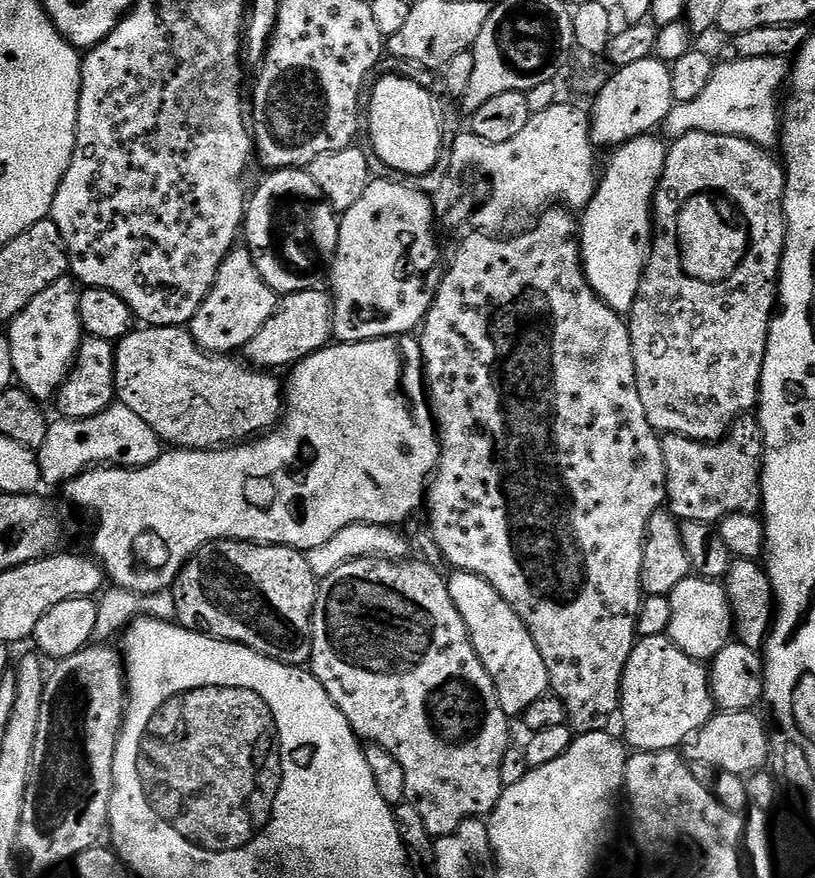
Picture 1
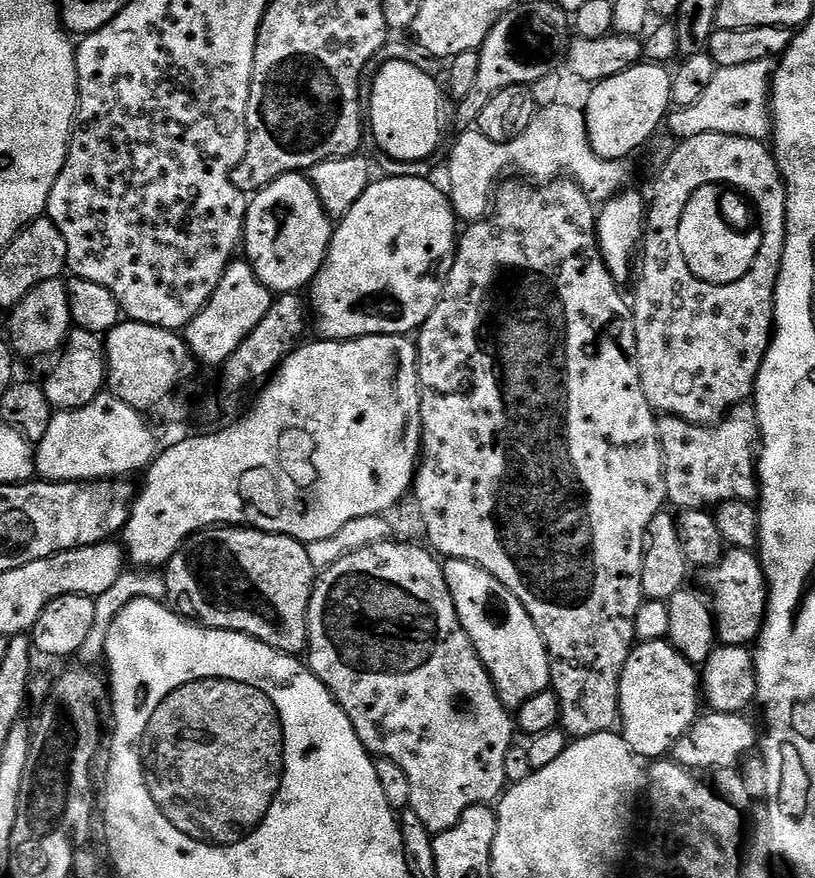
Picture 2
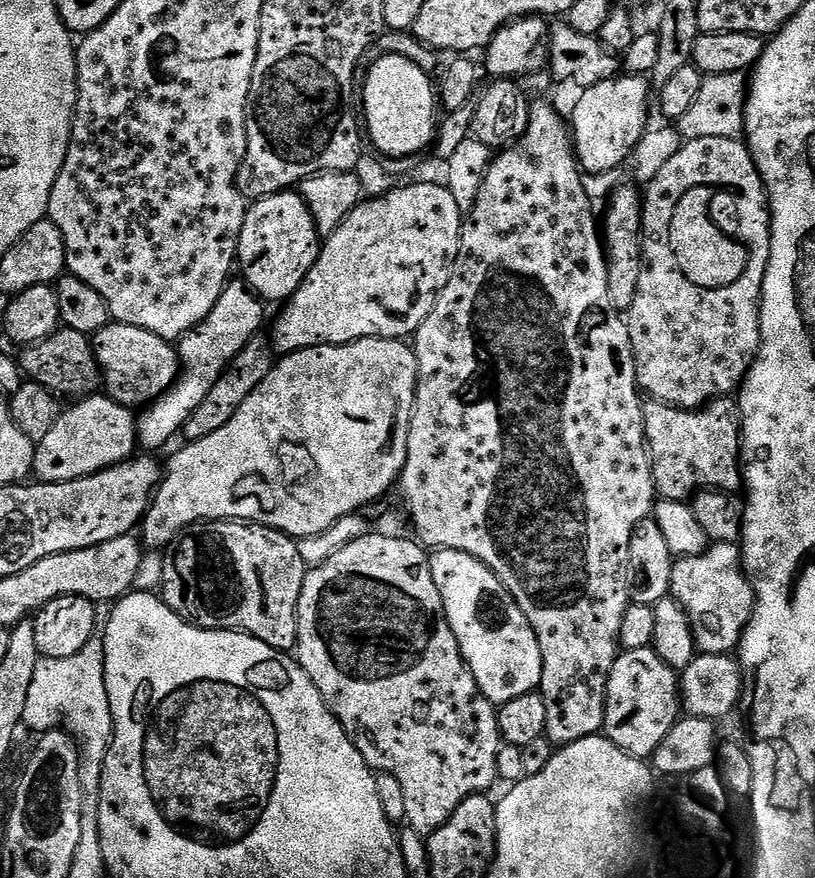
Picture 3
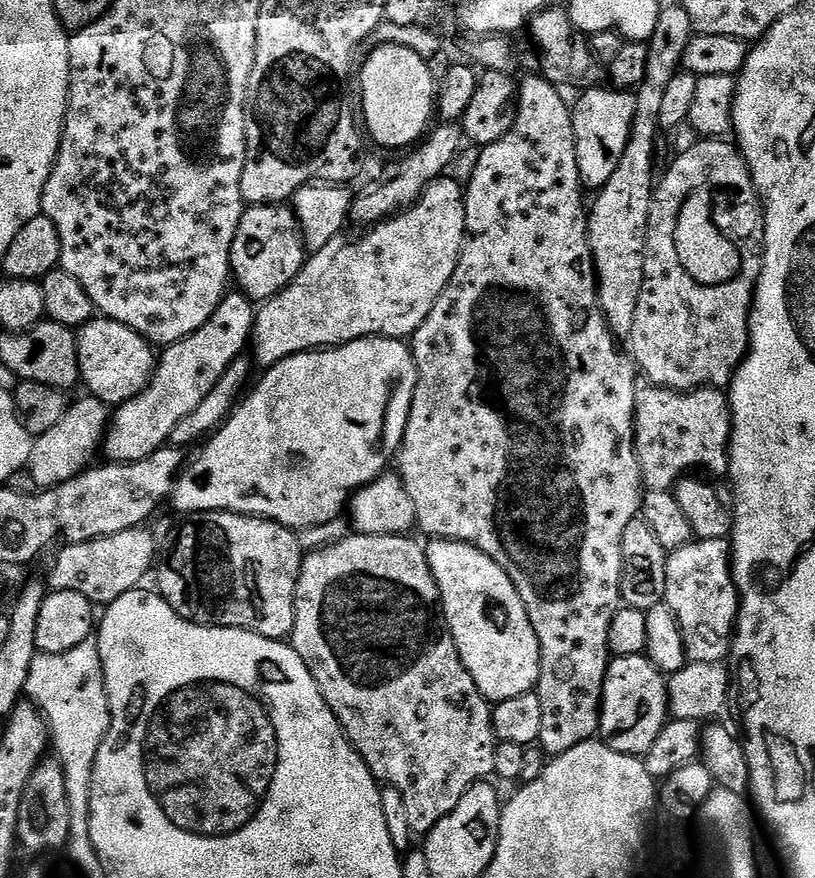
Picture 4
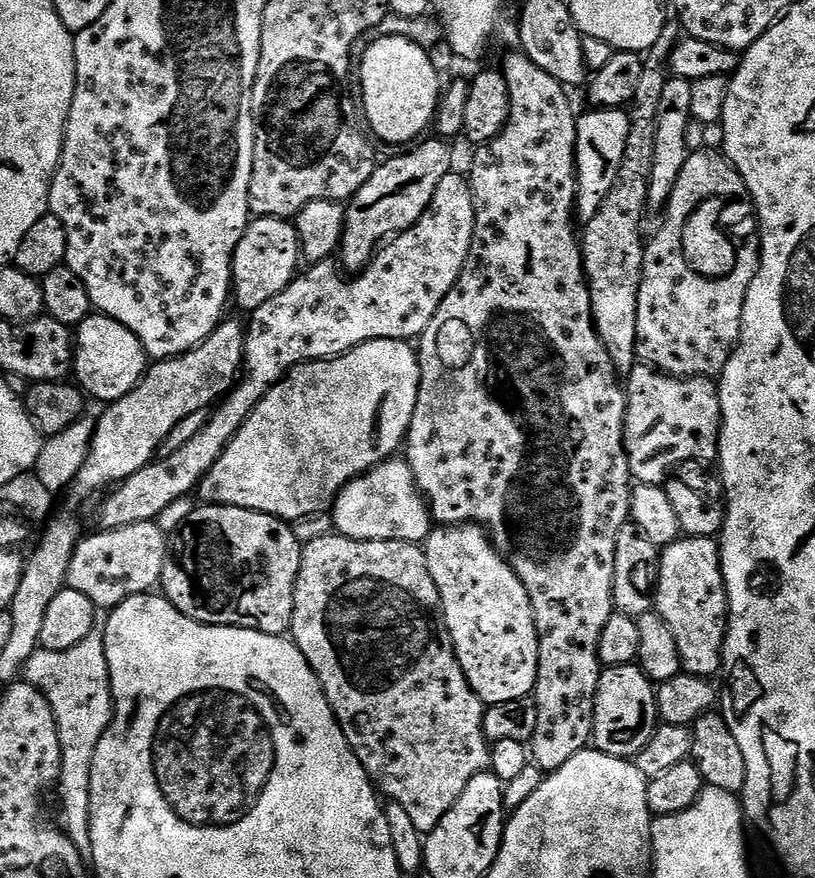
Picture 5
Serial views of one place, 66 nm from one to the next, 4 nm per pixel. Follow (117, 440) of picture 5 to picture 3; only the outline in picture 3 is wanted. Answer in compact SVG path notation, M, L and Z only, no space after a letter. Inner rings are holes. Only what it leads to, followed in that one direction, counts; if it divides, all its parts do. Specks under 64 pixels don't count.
M229 279L228 285L222 290L210 315L202 322L198 322L198 326L194 326L194 330L190 330L185 336L180 337L178 355L182 371L177 376L176 383L171 388L167 388L158 399L153 400L139 413L136 421L136 439L141 449L160 448L163 444L170 443L175 436L181 435L184 423L188 421L190 414L194 414L194 410L198 410L198 405L205 400L206 394L210 394L214 382L218 382L222 370L226 370L226 366L232 361L234 354L238 354L238 350L242 350L242 346L246 346L246 342L253 340L263 329L260 327L264 324L264 308L266 308L265 301L261 300L252 291L252 287L244 283L243 279Z

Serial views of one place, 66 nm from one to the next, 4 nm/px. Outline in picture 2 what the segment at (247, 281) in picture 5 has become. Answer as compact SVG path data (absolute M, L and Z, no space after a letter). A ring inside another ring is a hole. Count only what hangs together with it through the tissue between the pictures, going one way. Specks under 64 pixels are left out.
M291 172L251 197L244 219L242 252L269 292L300 294L320 272L333 231L332 218L322 206L311 179L305 173Z

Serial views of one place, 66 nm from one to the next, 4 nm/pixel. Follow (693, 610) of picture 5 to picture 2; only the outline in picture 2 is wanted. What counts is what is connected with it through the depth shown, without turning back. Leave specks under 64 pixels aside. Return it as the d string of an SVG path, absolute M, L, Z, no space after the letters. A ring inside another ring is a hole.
M729 547L726 555L703 576L716 622L717 641L726 648L748 648L759 637L768 610L768 584L759 559L749 549Z

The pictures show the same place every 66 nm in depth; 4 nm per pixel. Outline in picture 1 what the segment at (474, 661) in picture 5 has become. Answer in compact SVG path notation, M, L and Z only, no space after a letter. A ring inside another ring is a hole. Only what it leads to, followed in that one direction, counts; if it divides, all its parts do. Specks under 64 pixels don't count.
M459 570L451 574L446 580L448 593L466 622L476 656L488 671L502 710L510 718L523 717L524 711L534 702L545 699L549 691L548 671L534 638L519 612L504 601L490 581Z

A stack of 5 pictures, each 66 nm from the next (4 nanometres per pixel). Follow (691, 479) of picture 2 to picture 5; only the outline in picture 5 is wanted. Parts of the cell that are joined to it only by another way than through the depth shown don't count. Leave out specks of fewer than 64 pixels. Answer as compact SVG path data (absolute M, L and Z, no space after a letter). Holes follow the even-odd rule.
M637 363L627 373L624 449L637 484L663 485L679 464L691 460L715 461L720 455L722 402L711 376L669 376L651 364Z

